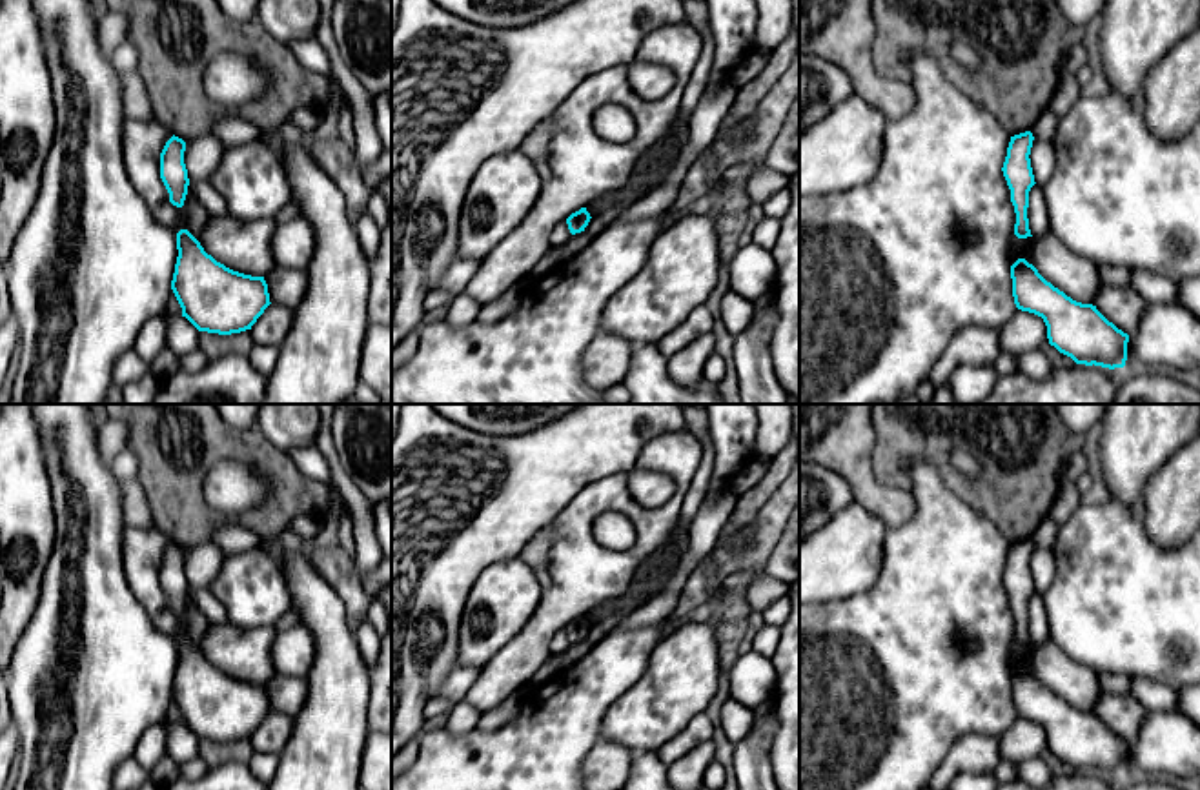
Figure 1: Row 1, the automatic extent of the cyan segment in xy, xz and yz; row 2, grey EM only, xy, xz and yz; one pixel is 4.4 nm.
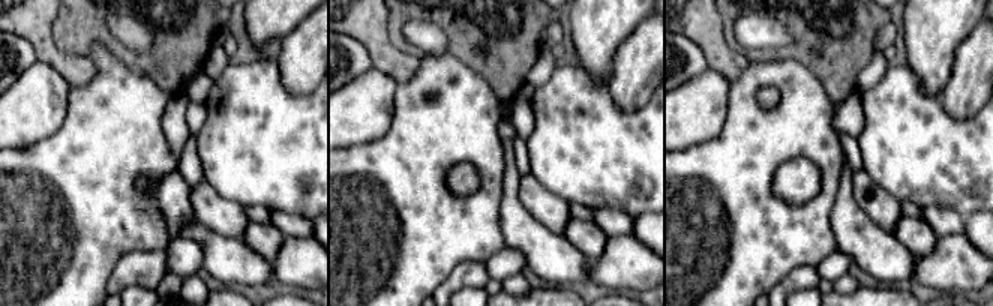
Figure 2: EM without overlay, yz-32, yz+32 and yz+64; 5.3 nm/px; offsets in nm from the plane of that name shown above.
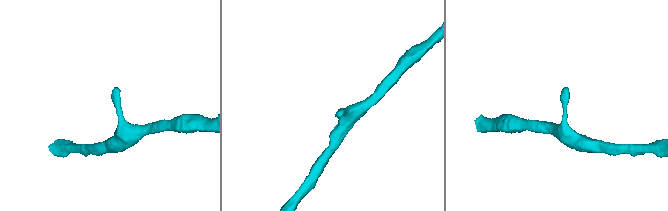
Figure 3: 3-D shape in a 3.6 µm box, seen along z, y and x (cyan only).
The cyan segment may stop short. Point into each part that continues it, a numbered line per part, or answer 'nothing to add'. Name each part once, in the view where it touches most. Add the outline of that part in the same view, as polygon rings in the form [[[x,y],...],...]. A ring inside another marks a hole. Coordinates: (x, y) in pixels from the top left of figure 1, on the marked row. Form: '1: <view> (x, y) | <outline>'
nothing to add

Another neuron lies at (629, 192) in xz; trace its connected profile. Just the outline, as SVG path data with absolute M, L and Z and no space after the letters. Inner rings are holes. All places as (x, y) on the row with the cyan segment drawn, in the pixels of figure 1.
M632 184L623 186L621 189L615 189L612 193L601 195L597 200L592 204L585 206L590 217L597 217L599 213L625 202L625 200L636 200L643 195L645 191L641 187L636 187Z

